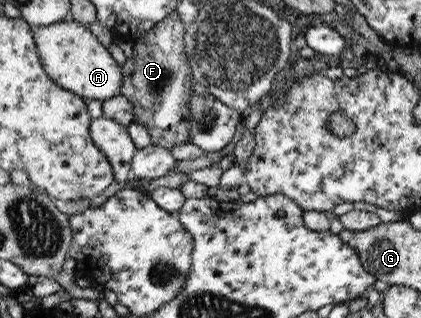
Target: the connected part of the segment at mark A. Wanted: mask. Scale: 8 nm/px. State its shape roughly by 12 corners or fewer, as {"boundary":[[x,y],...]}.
{"boundary":[[31,25],[42,70],[84,100],[120,95],[87,25]]}

